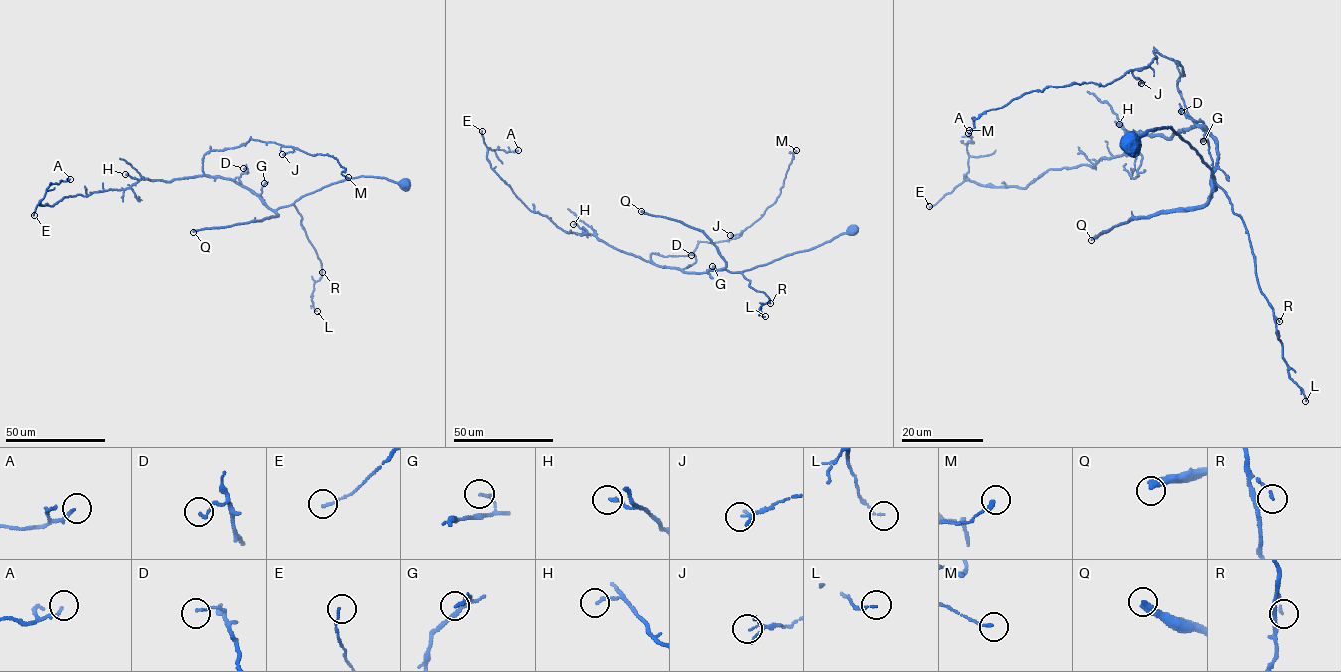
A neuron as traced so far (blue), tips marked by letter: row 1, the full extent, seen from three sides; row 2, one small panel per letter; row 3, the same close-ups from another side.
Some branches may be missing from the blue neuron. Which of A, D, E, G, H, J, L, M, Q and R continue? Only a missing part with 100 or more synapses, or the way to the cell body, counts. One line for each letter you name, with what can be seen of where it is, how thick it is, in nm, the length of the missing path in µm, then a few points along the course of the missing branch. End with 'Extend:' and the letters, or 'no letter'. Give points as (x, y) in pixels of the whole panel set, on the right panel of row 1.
Q: at (1091, 240); 360 nm thick; about 140 µm are missing; missing branch runs (1091, 240), (1067, 263), (1054, 253), (1027, 144), (1007, 126), (1035, 174), (1034, 199), (1057, 258), (1047, 268)
Extend: Q

